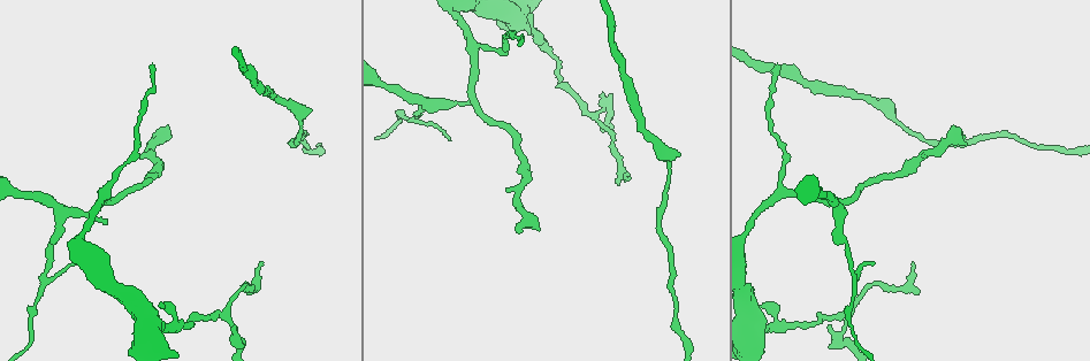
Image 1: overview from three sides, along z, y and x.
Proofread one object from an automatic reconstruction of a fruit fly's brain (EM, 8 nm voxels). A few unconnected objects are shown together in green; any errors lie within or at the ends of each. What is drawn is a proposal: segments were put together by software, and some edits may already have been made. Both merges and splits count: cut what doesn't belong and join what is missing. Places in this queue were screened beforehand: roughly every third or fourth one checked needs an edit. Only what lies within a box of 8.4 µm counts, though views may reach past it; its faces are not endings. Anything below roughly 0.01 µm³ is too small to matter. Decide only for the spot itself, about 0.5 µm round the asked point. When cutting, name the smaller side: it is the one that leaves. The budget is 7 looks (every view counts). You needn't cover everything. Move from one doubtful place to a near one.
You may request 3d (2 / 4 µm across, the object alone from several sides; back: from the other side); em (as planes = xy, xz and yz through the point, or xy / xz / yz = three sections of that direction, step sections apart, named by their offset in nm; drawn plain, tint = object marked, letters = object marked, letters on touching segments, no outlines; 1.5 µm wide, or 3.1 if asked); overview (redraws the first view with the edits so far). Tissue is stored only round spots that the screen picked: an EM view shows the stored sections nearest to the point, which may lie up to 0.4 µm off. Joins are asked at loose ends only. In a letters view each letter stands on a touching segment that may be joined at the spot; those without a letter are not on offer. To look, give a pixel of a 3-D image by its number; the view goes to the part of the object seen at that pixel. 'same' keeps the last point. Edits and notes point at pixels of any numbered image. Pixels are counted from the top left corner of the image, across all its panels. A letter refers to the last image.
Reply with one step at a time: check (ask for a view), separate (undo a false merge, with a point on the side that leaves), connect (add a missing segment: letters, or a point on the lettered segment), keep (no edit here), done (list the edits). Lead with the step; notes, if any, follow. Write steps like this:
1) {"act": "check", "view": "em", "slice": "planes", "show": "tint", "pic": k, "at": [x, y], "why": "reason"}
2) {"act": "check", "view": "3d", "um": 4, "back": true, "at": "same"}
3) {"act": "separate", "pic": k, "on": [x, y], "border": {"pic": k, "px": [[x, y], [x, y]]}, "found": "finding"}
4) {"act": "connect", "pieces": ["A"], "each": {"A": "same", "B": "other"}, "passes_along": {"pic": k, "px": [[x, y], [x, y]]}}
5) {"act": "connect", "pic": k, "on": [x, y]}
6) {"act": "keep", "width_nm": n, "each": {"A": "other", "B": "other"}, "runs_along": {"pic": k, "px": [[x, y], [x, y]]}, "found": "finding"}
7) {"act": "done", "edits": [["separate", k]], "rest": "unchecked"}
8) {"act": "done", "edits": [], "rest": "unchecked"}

{"act": "check", "view": "3d", "um": 4, "pic": 1, "at": [156, 328], "why": "thin neck"}

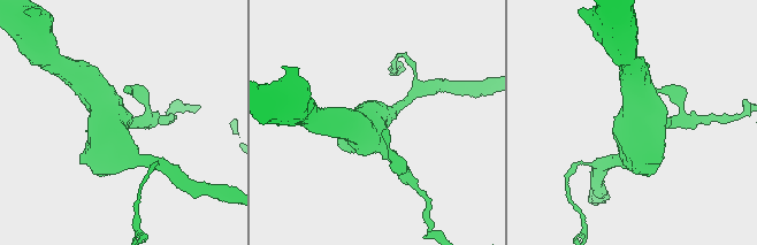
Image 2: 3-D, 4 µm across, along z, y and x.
{"act": "check", "view": "em", "slice": "yz", "step": 4, "show": "tint", "pic": 2, "at": [375, 142], "arms": 4, "why": "now the EM"}

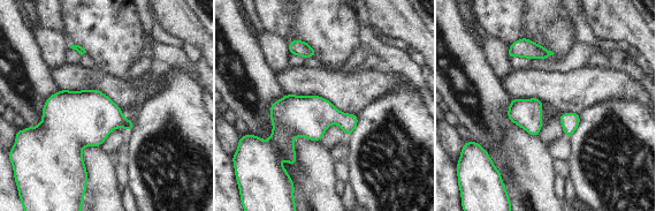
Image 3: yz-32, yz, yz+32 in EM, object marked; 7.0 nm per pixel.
{"act": "check", "view": "em", "slice": "planes", "show": "letters", "at": "same"}

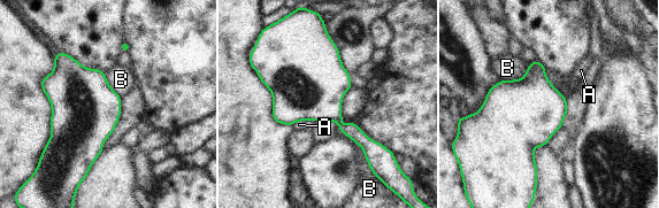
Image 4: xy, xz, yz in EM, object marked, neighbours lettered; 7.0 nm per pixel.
{"act": "keep", "each": {"A": "other", "B": "other"}, "found": "continuous, no second cell"}

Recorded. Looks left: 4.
{"act": "check", "view": "em", "slice": "yz", "step": 8, "show": "tint", "pic": 1, "at": [607, 108], "why": "abrupt turn"}

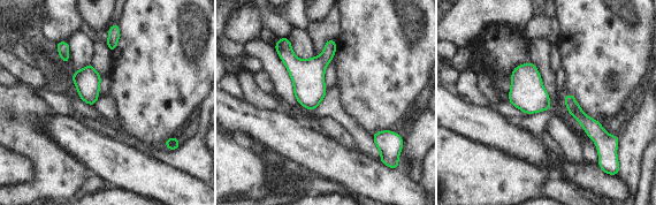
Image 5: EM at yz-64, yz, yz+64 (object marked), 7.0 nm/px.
{"act": "check", "view": "em", "slice": "planes", "show": "letters", "at": "same"}

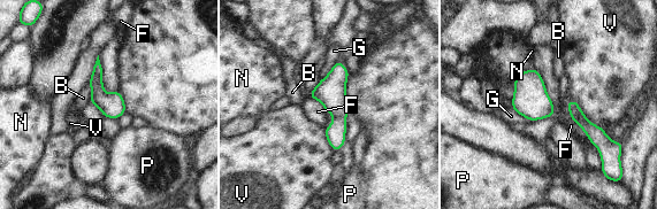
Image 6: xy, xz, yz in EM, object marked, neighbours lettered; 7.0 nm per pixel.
{"act": "keep", "width_nm": 180, "each": {"B": "other", "F": "other", "G": "other", "N": "other", "P": "other", "V": "other"}, "found": "one cell here"}

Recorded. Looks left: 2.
{"act": "check", "view": "em", "slice": "xy", "step": 4, "show": "tint", "pic": 1, "at": [263, 263]}

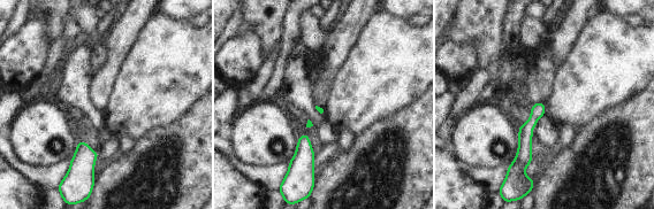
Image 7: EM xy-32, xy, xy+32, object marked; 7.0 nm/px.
{"act": "check", "view": "em", "slice": "xy", "step": 4, "show": "letters", "at": "same"}

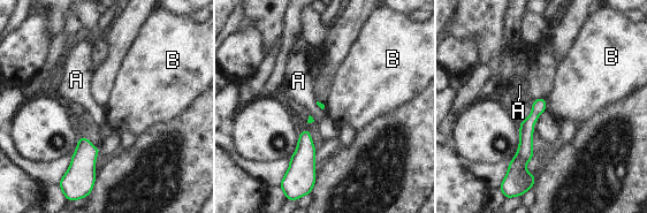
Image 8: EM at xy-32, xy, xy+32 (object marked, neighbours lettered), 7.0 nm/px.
{"act": "keep", "longest_contact_nm": ["B", 80], "each": {"A": "other", "B": "other"}, "runs_along": {"pic": 8, "px": [[541, 100], [526, 127], [519, 167]]}, "found": "no lettered segment goes on from it"}

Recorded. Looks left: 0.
{"act": "done", "edits": [], "rest": "unchecked"}

